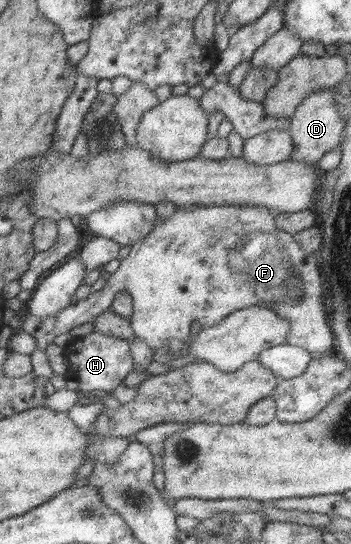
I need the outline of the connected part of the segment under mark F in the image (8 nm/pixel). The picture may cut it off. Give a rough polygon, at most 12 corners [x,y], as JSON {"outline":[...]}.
{"outline":[[178,206],[37,351],[130,295],[155,366],[192,322],[274,309],[335,350],[316,260],[265,206]]}

